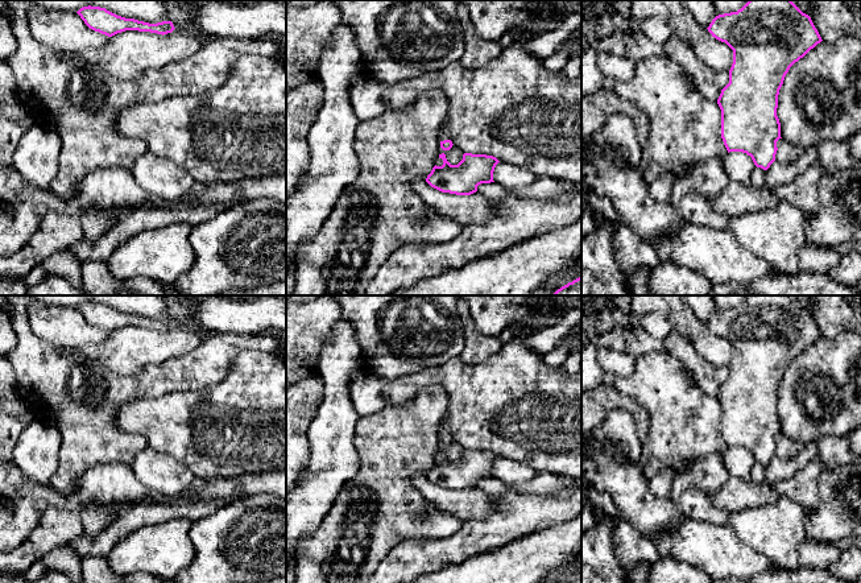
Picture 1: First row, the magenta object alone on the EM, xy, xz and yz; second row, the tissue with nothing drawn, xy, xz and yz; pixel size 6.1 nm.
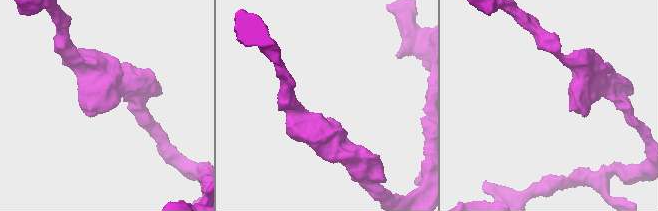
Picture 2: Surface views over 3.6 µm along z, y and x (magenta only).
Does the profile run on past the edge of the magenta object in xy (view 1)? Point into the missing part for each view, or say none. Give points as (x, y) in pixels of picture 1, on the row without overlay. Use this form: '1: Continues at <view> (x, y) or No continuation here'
1: No continuation here

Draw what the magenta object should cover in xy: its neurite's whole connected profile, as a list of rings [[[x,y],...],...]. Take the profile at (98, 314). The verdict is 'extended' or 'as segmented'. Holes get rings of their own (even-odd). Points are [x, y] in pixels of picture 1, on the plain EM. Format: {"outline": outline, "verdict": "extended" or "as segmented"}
{"outline": [[[83,302],[76,309],[90,324],[108,332],[125,326],[150,327],[163,331],[171,328],[175,324],[171,317],[149,319],[134,314],[117,311],[100,302]]], "verdict": "as segmented"}

